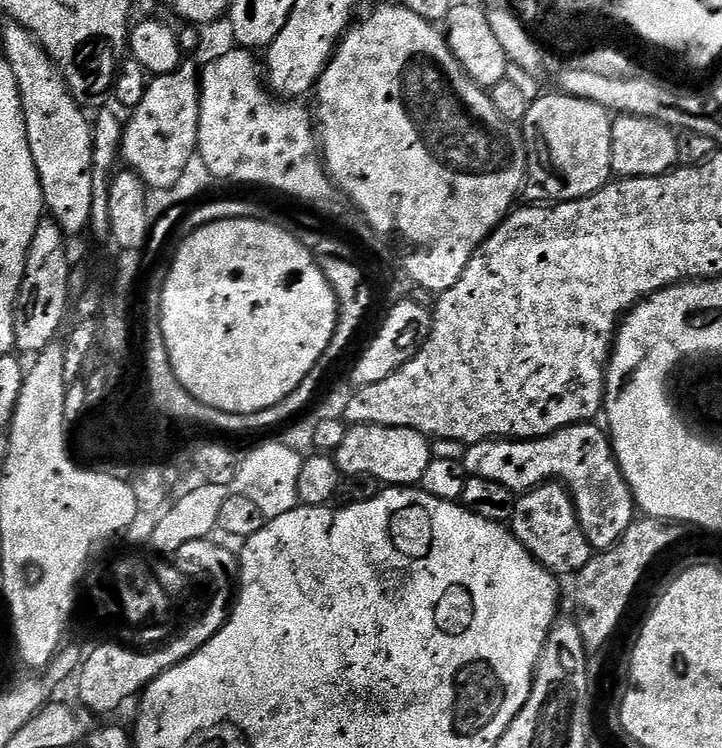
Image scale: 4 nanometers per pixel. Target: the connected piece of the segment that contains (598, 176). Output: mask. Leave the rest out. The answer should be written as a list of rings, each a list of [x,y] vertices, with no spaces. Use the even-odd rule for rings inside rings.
[[[541,94],[531,101],[522,125],[524,141],[527,144],[527,176],[524,177],[522,196],[523,199],[528,199],[525,200],[528,202],[581,200],[605,188],[614,176],[610,162],[613,113],[593,100],[555,95]]]

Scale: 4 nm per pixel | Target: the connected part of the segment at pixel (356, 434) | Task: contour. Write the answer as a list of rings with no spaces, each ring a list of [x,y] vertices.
[[[353,424],[334,451],[336,465],[348,476],[373,476],[384,486],[416,486],[426,466],[434,459],[429,437],[413,428],[391,428],[377,424]]]

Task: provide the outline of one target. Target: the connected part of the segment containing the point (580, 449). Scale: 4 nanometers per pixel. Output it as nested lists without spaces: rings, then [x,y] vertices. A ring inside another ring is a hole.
[[[596,422],[571,424],[537,440],[483,440],[465,447],[462,463],[469,476],[490,478],[490,482],[498,482],[517,494],[530,492],[542,483],[540,468],[556,468],[555,479],[563,482],[572,493],[572,500],[576,503],[576,513],[586,538],[592,543],[593,549],[607,550],[613,548],[624,537],[632,521],[637,519],[638,505],[618,466],[610,437],[607,431],[601,425],[599,428],[598,425],[599,423]]]

